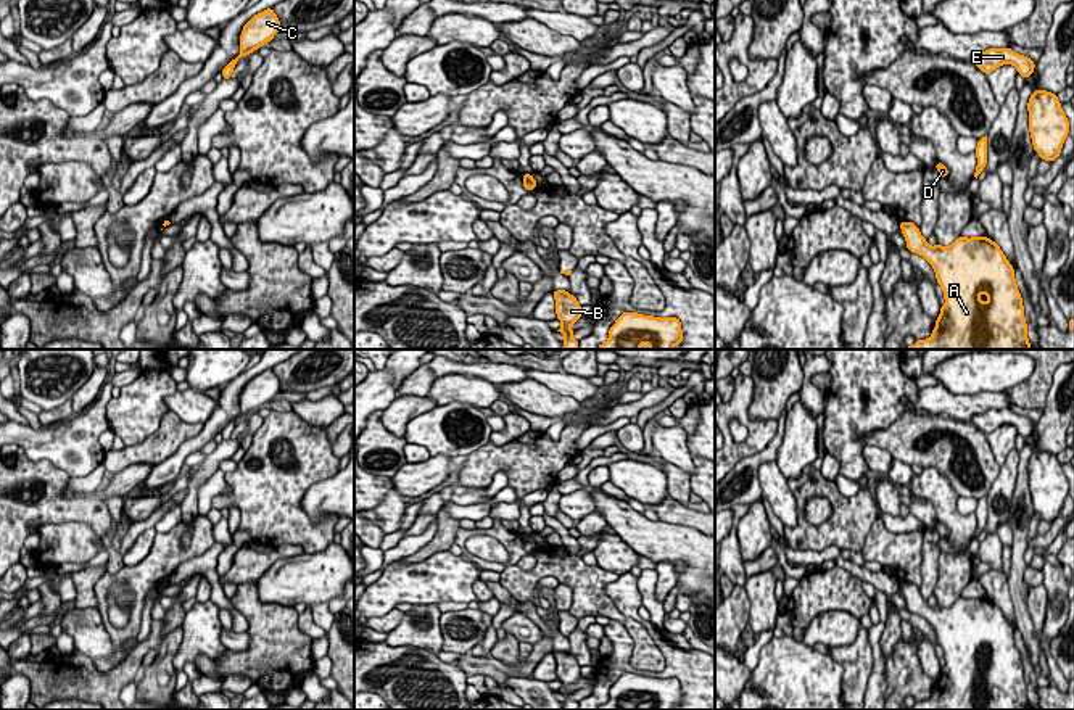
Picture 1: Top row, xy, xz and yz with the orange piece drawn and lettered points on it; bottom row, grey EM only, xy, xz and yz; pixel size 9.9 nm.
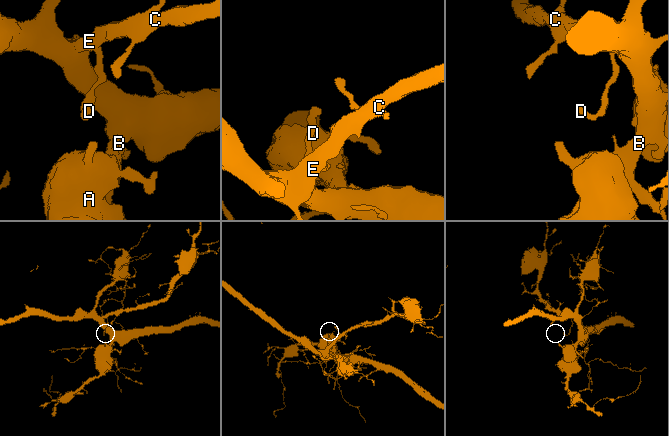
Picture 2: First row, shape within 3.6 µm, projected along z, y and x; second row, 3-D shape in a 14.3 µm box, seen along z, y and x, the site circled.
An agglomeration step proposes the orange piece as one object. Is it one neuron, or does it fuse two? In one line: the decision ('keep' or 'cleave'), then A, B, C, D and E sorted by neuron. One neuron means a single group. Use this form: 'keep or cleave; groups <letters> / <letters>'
keep; groups A B C D E

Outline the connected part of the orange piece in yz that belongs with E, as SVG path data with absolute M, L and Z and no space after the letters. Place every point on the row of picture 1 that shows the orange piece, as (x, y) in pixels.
M989 48L982 53L973 55L971 60L984 74L990 74L1002 64L1013 64L1024 79L1034 74L1035 63L1024 56L1018 55L1011 48Z

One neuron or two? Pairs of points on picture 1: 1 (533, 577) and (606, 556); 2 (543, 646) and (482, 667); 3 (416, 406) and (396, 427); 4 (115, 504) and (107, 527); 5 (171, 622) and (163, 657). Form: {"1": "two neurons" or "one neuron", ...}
{"1": "two neurons", "2": "one neuron", "3": "one neuron", "4": "two neurons", "5": "two neurons"}

